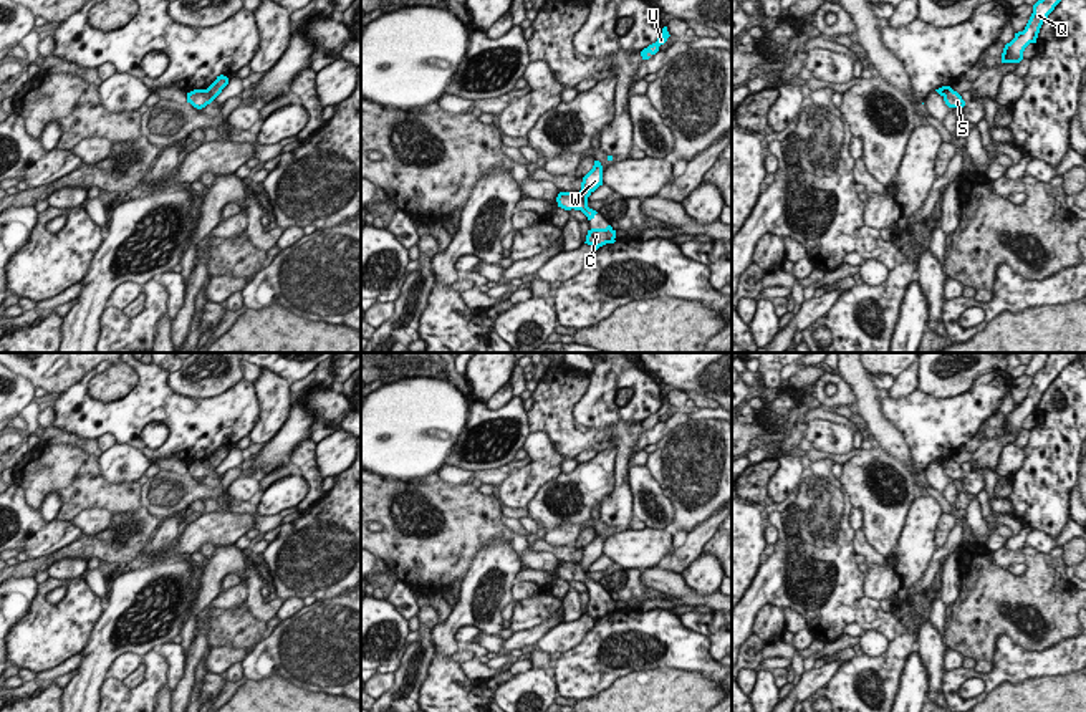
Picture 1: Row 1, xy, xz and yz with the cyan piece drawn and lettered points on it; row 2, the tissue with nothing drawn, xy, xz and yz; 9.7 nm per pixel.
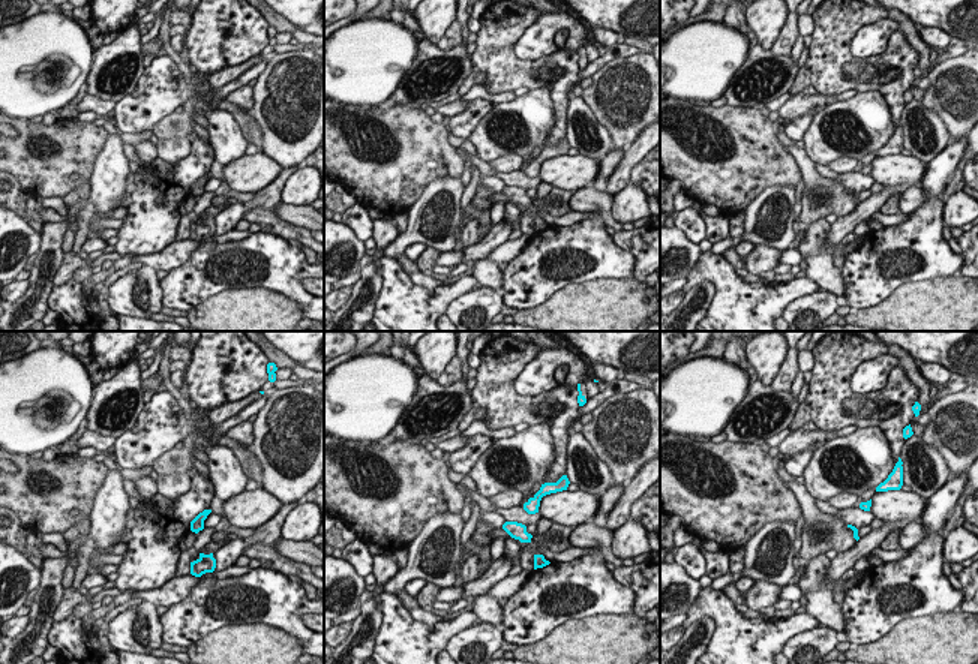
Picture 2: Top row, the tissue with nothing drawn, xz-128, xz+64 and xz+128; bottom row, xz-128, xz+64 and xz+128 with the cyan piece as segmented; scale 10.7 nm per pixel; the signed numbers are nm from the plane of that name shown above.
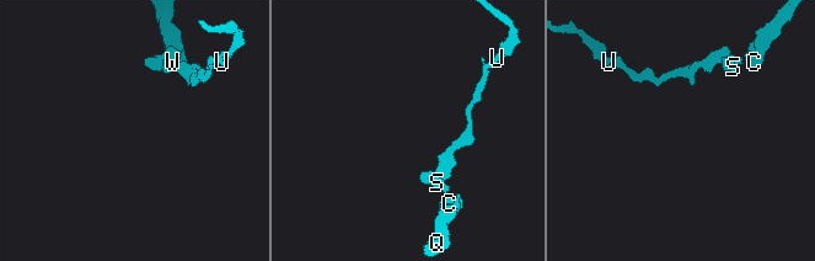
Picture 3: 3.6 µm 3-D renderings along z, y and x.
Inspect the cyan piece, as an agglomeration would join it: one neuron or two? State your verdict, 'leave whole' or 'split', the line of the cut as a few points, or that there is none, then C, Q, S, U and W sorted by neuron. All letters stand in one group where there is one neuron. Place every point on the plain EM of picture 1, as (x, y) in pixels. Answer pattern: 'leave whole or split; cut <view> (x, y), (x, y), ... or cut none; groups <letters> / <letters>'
split; cut xy (207, 459), (212, 471); groups C Q S / U W

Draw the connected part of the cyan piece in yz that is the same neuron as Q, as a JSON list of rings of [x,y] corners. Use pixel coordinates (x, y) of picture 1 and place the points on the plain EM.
[[[1050,353],[1048,361],[1041,371],[1033,376],[1033,384],[1023,402],[1015,404],[1015,409],[1005,416],[1002,434],[1020,434],[1023,422],[1030,414],[1036,414],[1040,399],[1061,369],[1078,359],[1079,353]]]

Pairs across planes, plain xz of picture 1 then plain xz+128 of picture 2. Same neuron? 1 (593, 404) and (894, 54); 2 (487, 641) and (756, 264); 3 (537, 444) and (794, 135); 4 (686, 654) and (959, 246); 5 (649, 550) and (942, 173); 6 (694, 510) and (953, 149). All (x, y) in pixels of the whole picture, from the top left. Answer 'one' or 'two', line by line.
1: two
2: two
3: one
4: two
5: two
6: two

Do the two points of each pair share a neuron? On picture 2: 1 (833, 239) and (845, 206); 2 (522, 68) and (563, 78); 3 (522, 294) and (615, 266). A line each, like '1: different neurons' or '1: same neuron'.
1: different neurons
2: same neuron
3: same neuron

